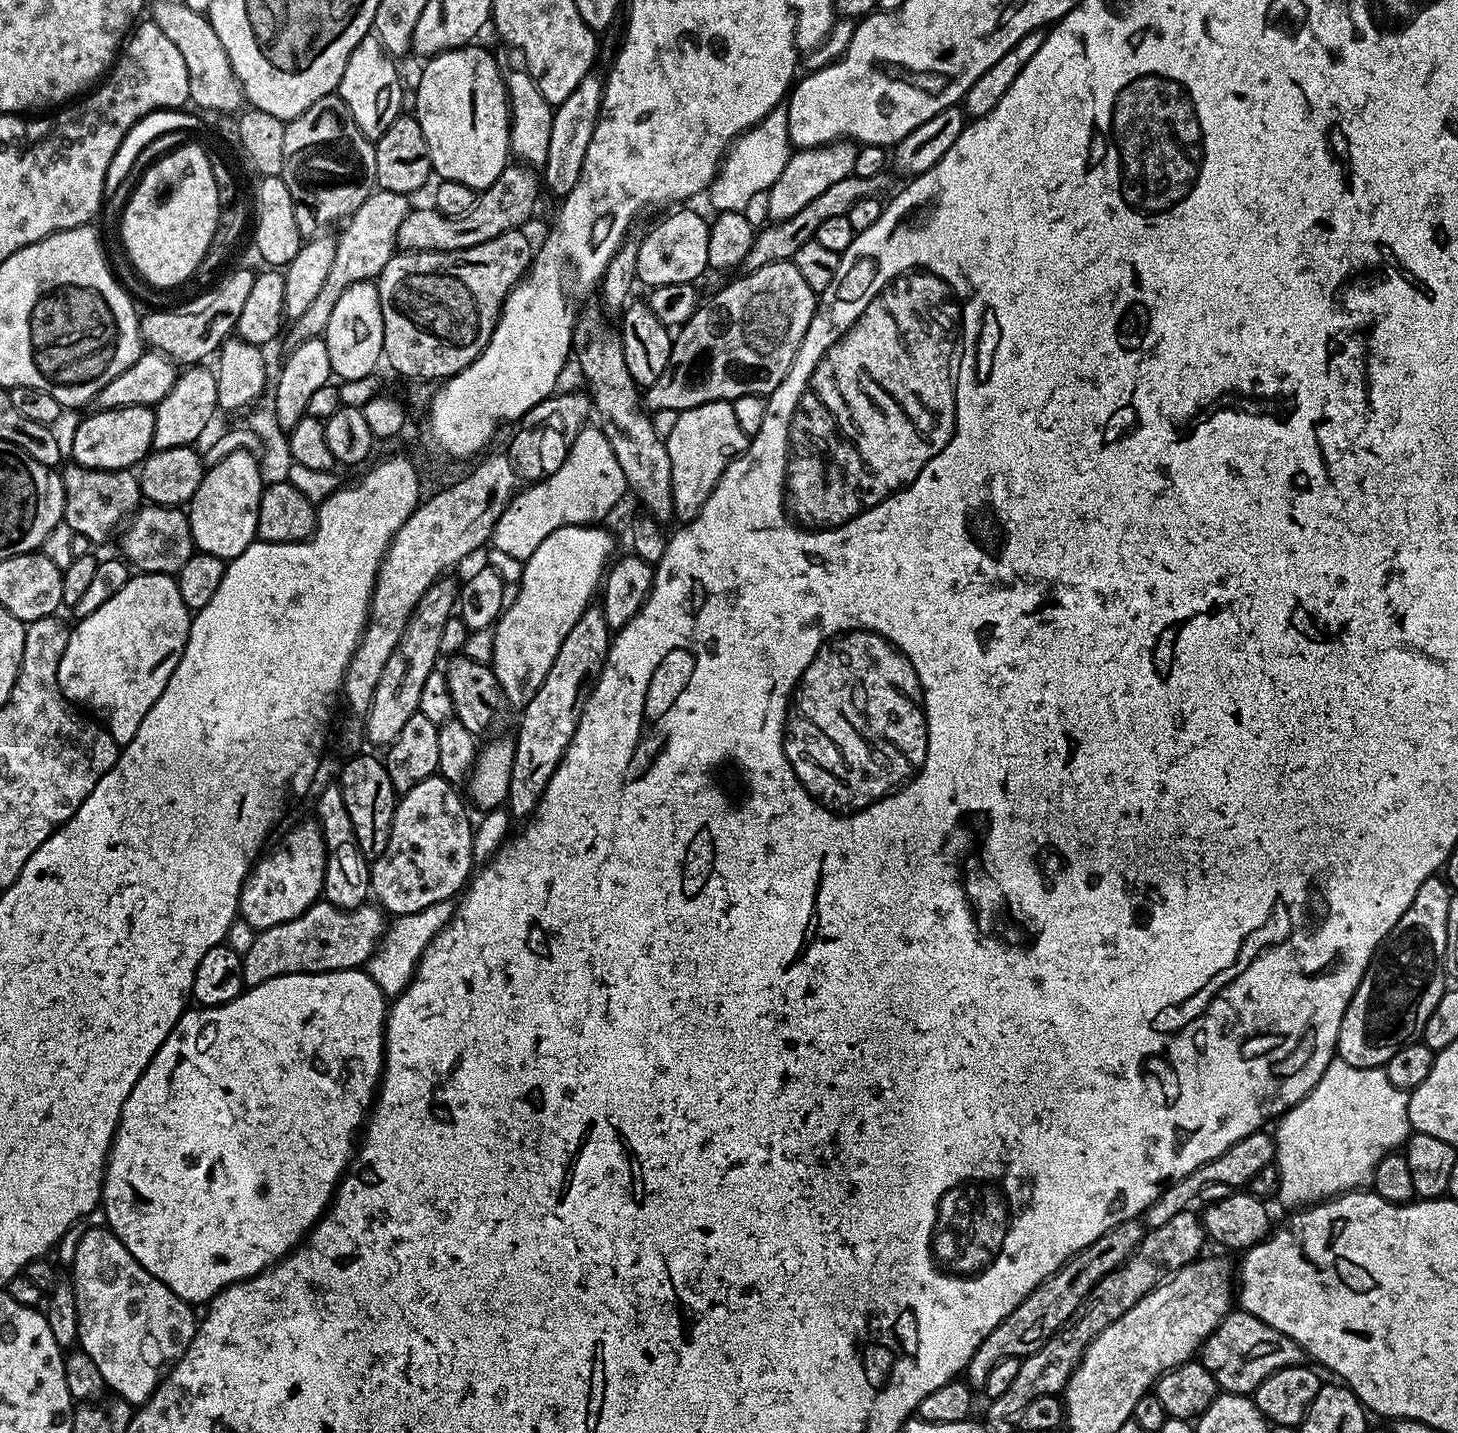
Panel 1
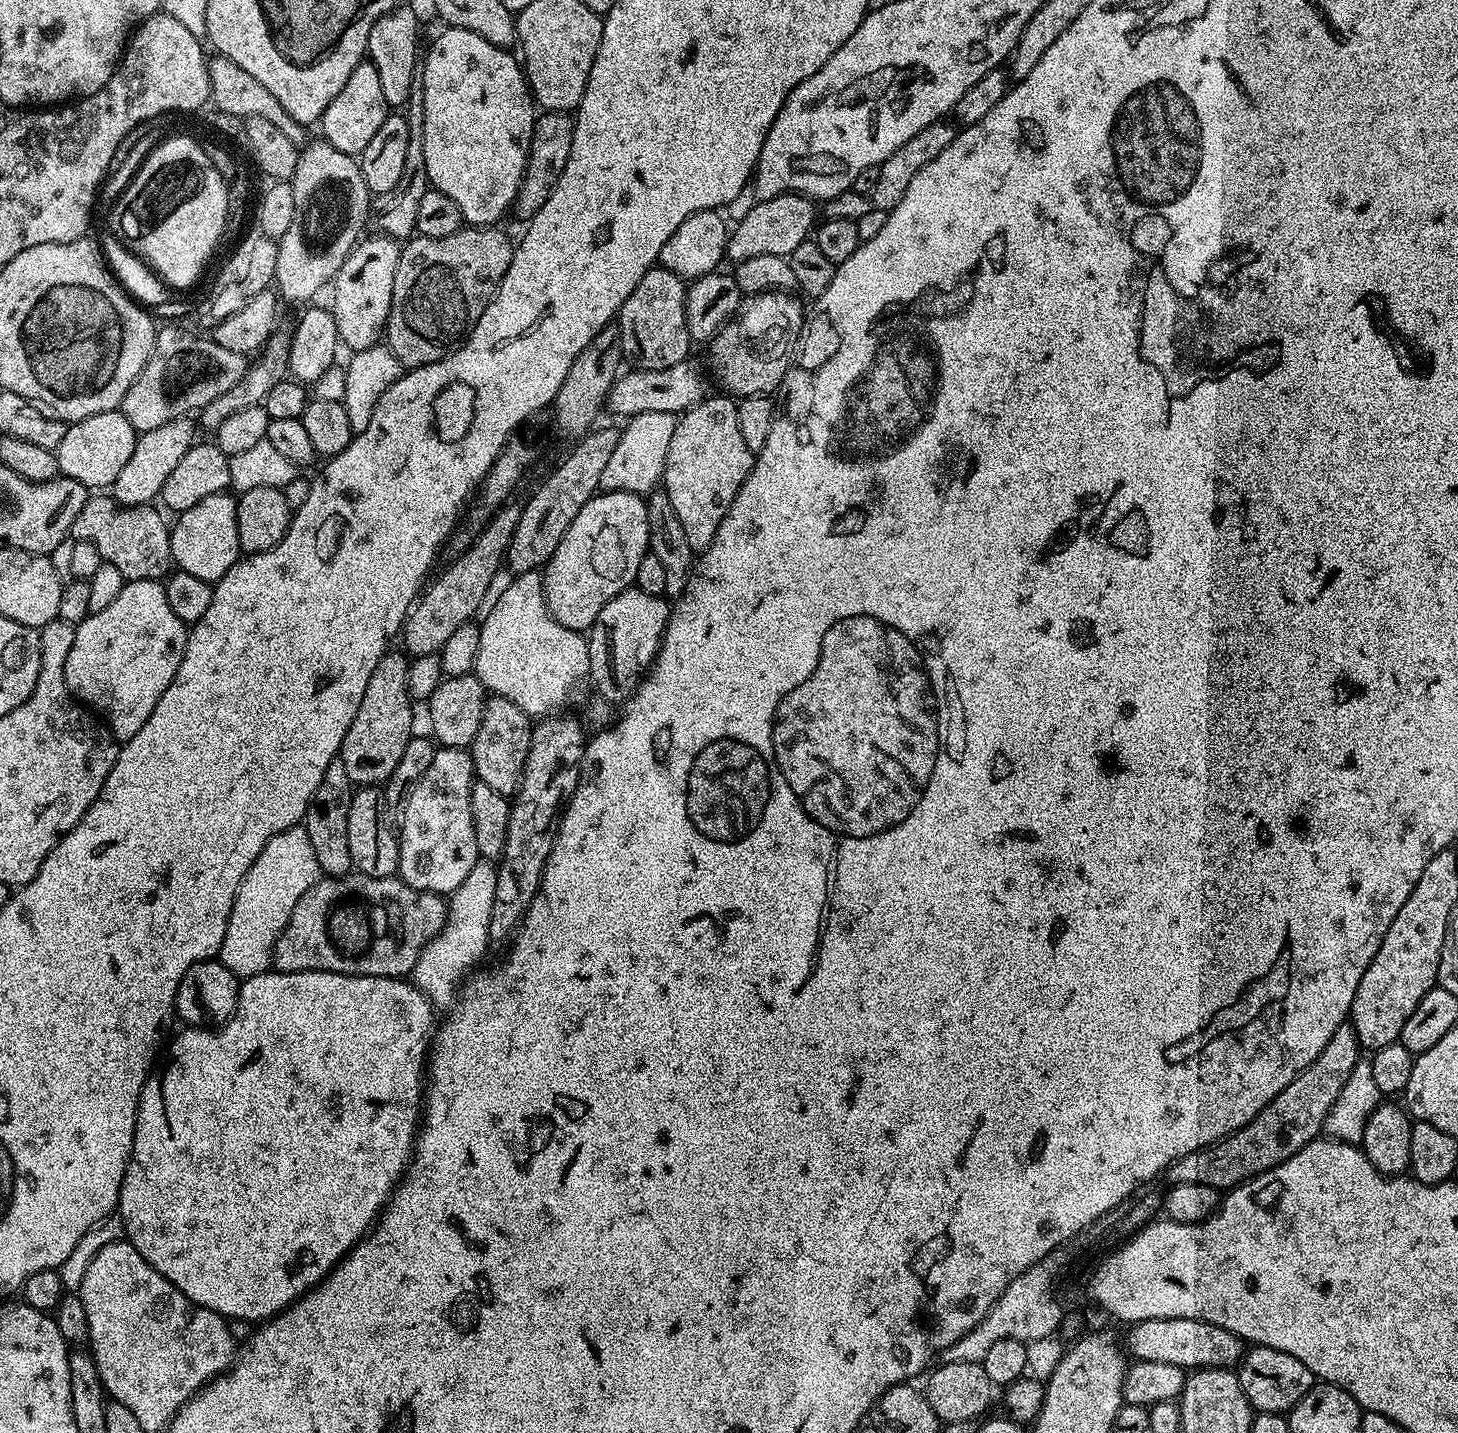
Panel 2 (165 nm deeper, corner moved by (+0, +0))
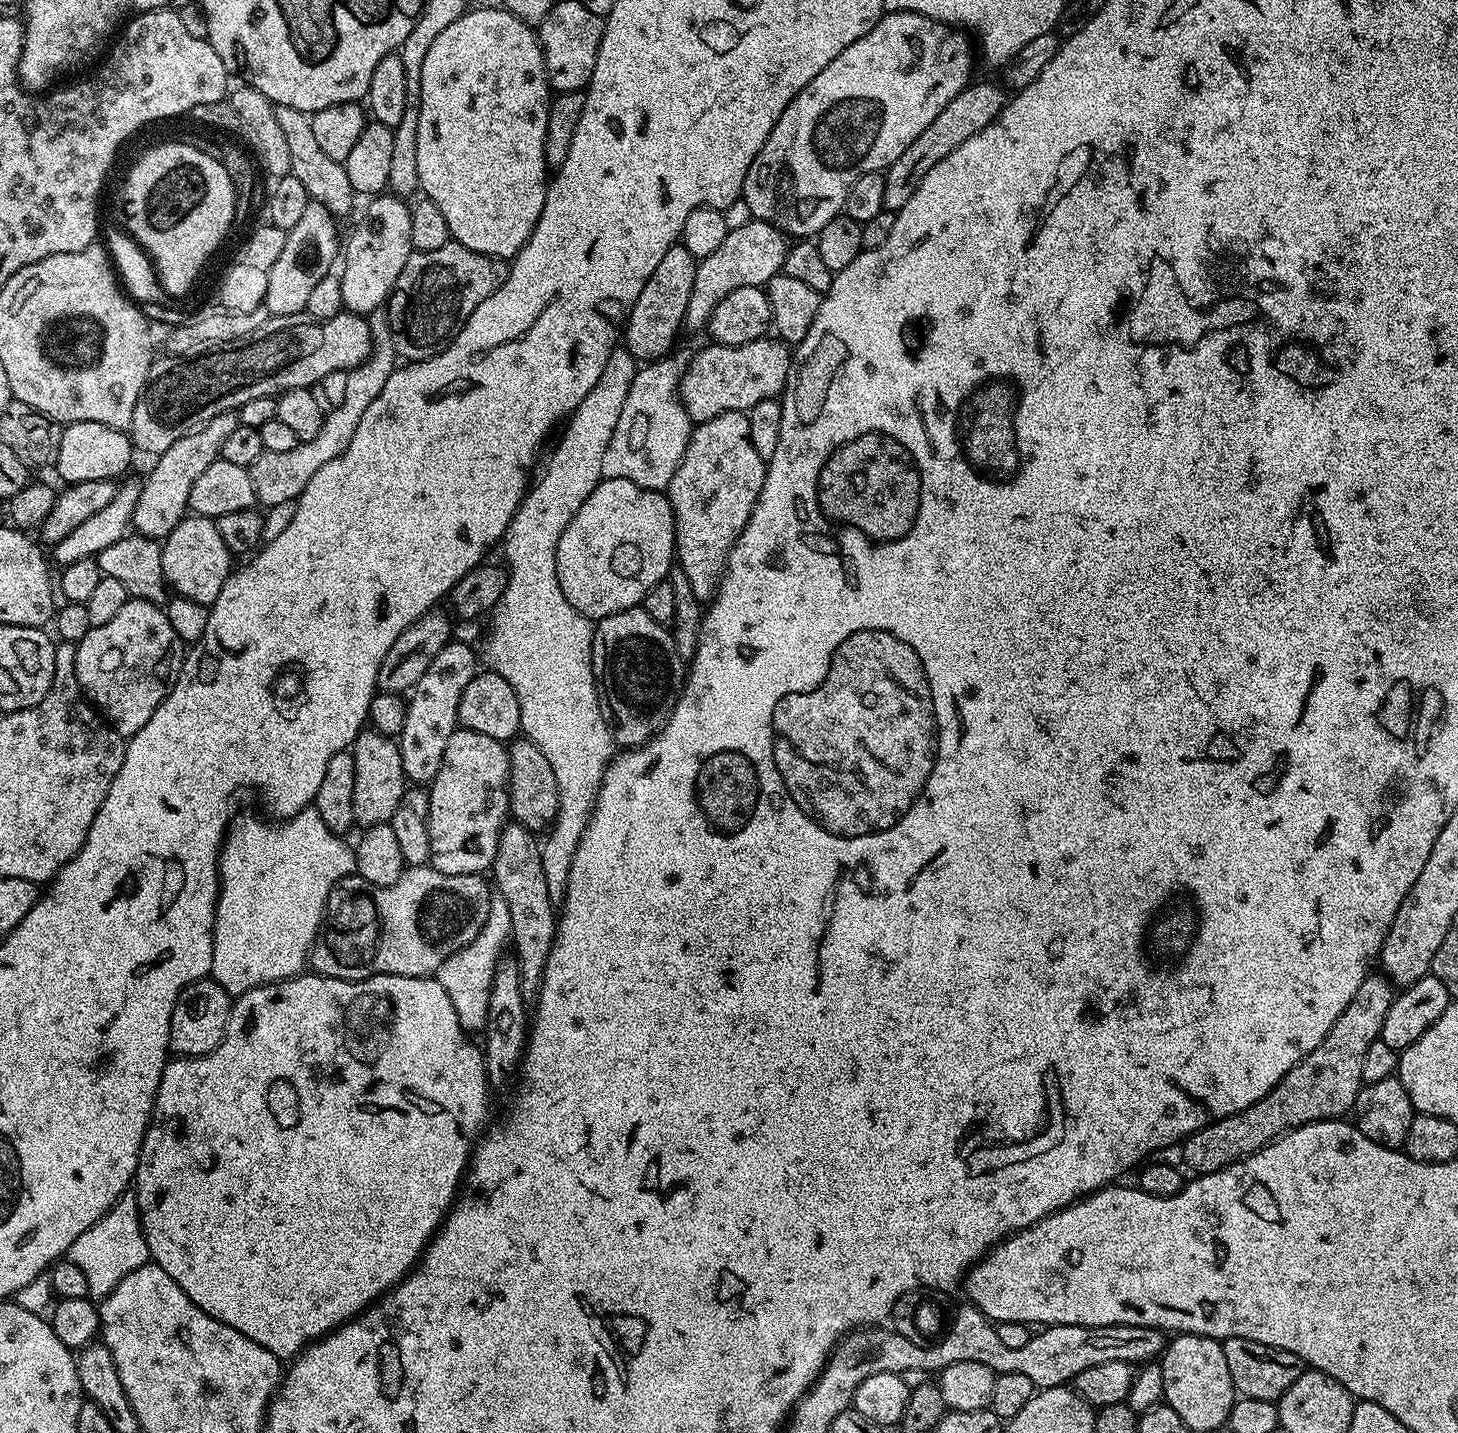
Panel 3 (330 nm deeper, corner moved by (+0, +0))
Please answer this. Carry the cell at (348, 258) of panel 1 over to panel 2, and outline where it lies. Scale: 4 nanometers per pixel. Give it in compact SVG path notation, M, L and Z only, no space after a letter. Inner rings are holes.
M418 66L414 70L414 82L410 82L410 96L406 105L406 115L410 126L410 142L406 153L406 170L402 178L398 178L398 186L386 194L375 197L370 204L370 224L377 233L391 236L400 242L416 232L418 218L418 202L422 202L422 194L430 191L426 174L426 153L422 151L424 137L424 70ZM404 236L404 237L403 237Z

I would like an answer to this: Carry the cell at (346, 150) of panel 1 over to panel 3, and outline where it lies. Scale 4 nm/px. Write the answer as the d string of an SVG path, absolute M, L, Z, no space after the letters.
M310 202L302 213L302 218L288 231L286 247L282 254L278 254L278 262L267 269L266 283L262 297L263 307L267 308L273 316L285 316L286 314L301 315L308 307L310 293L314 286L322 282L324 276L333 271L332 263L337 263L342 252L342 232L337 217L326 210L326 206Z

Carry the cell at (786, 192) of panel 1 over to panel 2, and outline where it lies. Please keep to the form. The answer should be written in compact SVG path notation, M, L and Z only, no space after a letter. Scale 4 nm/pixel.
M784 192L769 200L760 200L752 207L750 214L746 214L746 218L735 221L728 237L727 259L739 262L758 254L774 254L786 258L813 235L818 220L816 212L818 216L817 205L809 197L800 196L797 192Z

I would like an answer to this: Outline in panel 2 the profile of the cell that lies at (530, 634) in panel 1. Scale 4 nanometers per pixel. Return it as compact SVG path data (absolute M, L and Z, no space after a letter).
M605 492L590 498L574 522L570 522L570 530L562 534L562 542L558 542L558 550L548 559L542 569L544 577L544 597L550 614L562 626L584 634L591 629L593 622L602 614L602 606L610 602L622 590L633 587L636 583L638 566L642 558L649 555L648 547L648 506L643 495L634 492Z

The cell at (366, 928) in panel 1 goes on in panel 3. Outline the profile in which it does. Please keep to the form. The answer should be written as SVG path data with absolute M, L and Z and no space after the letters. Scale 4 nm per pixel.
M431 866L405 867L398 882L390 886L374 886L358 874L343 876L328 895L324 920L312 944L311 971L339 980L369 980L371 976L431 977L439 973L450 954L478 938L488 916L493 915L492 896L494 900L493 889L483 875L442 874Z

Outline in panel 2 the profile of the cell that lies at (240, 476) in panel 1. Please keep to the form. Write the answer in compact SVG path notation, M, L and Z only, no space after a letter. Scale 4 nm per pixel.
M231 491L210 494L210 498L202 498L198 506L190 506L190 510L175 517L176 525L171 525L168 541L173 565L179 571L215 582L223 578L230 566L236 564L242 555L238 542L236 501L237 497Z

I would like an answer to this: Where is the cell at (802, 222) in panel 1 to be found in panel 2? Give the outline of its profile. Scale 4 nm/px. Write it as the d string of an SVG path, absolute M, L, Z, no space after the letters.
M947 119L935 120L930 126L926 126L926 130L914 134L914 138L910 138L910 142L902 142L902 146L898 146L898 150L894 150L894 154L879 165L878 182L875 190L870 193L870 199L868 196L851 190L843 192L823 205L823 215L829 220L842 218L856 221L873 207L888 212L900 201L902 194L906 194L906 186L910 186L914 174L918 174L918 170L922 170L922 166L934 162L938 158L938 154L942 154L942 150L946 150L946 146L950 146L950 142L954 142L957 131L955 123L949 122Z

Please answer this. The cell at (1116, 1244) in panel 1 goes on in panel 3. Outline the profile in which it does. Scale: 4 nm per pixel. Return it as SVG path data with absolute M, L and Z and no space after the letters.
M1369 974L1362 982L1362 986L1358 986L1358 994L1354 994L1350 1006L1346 1006L1346 1010L1342 1010L1342 1014L1334 1022L1334 1026L1328 1031L1324 1041L1313 1052L1306 1054L1300 1064L1292 1067L1280 1079L1278 1086L1274 1086L1274 1090L1270 1090L1270 1094L1266 1094L1266 1098L1254 1102L1254 1106L1250 1106L1238 1114L1212 1121L1205 1128L1191 1132L1182 1141L1185 1164L1183 1167L1185 1169L1187 1169L1186 1167L1193 1168L1193 1173L1196 1174L1217 1172L1226 1166L1238 1163L1245 1156L1262 1150L1267 1144L1271 1144L1272 1141L1293 1128L1319 1120L1347 1117L1355 1109L1356 1099L1362 1087L1362 1054L1366 1054L1366 1046L1370 1046L1370 1042L1380 1039L1382 1022L1386 1018L1386 1010L1390 1010L1393 999L1394 988L1388 977L1383 974L1377 974L1377 976Z

